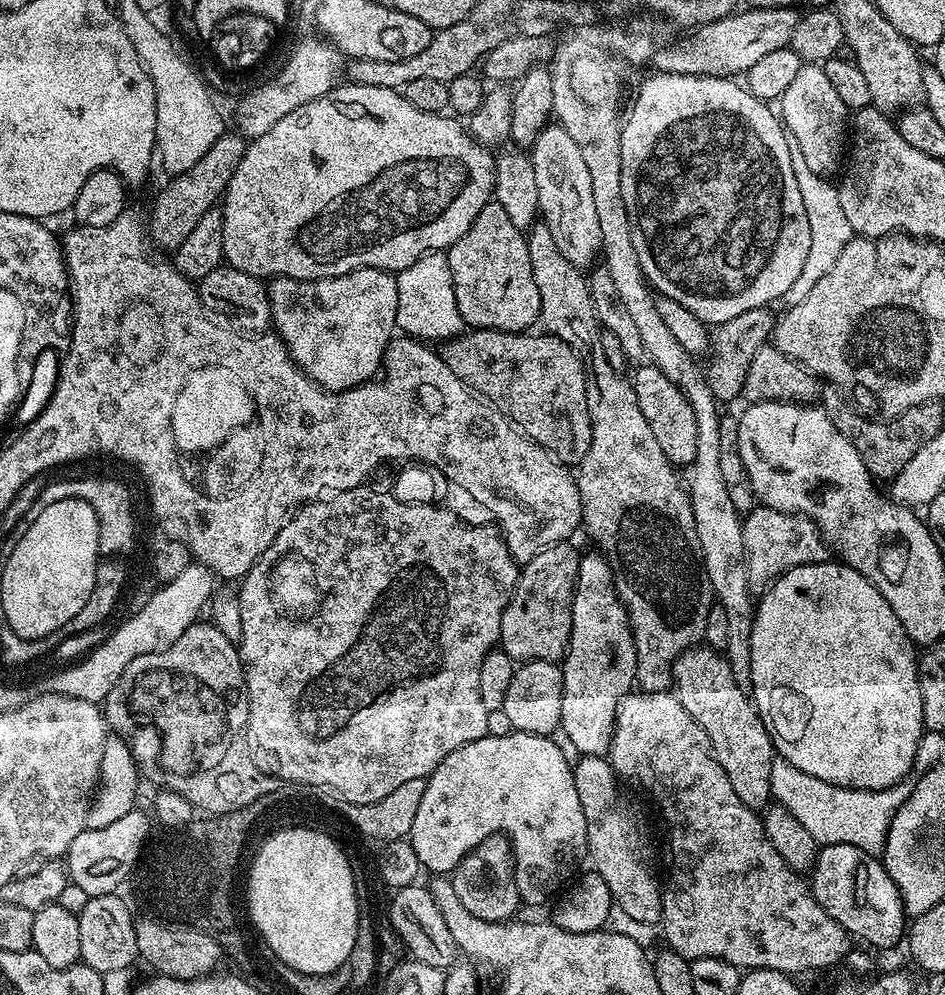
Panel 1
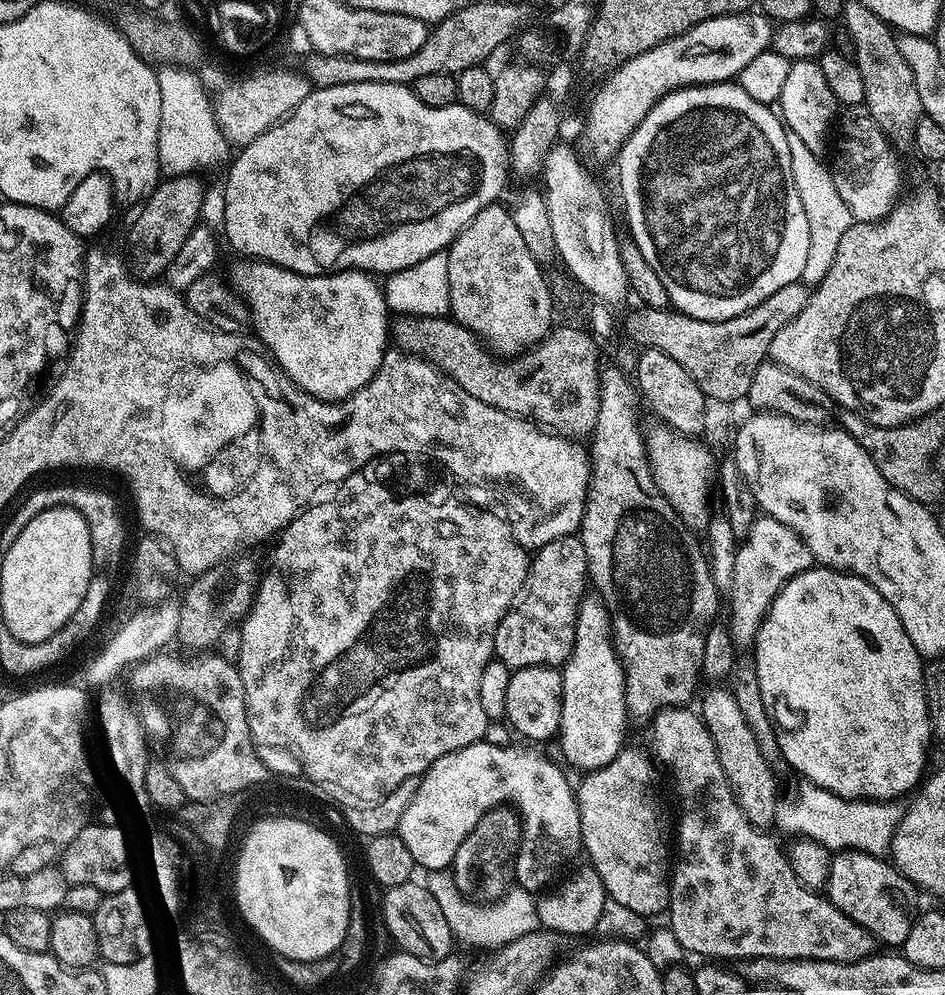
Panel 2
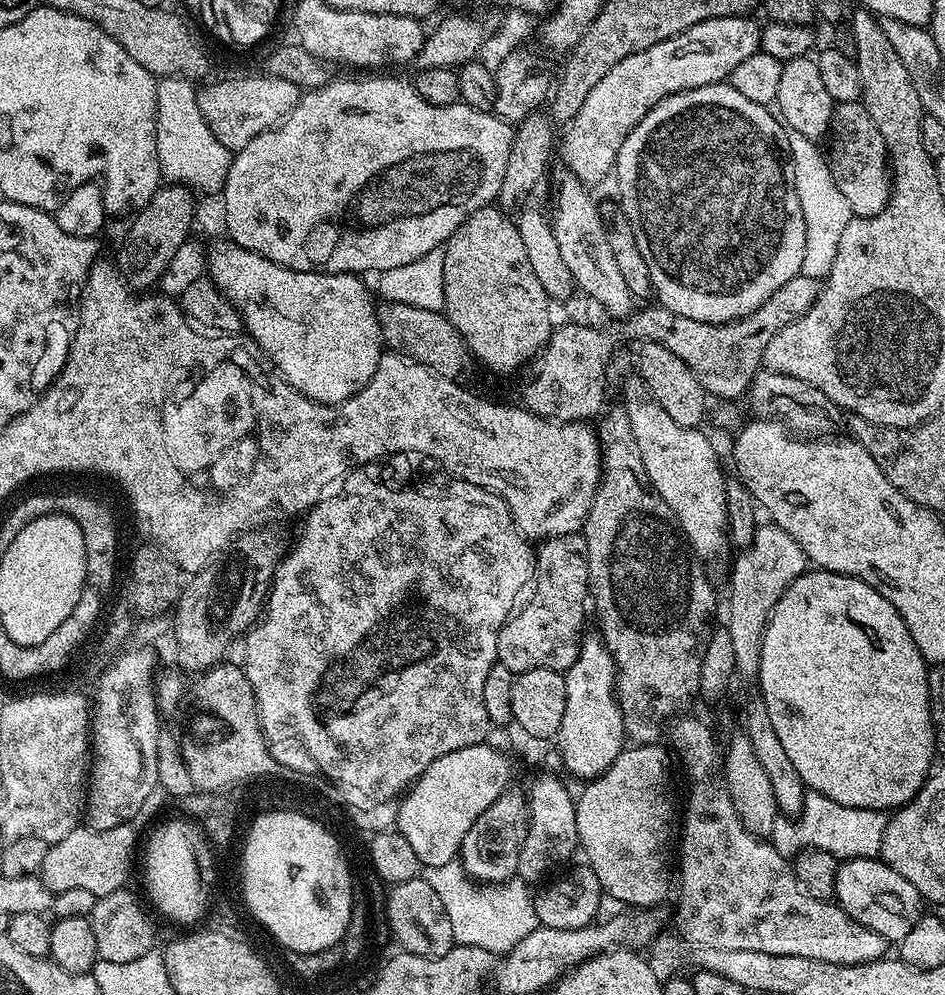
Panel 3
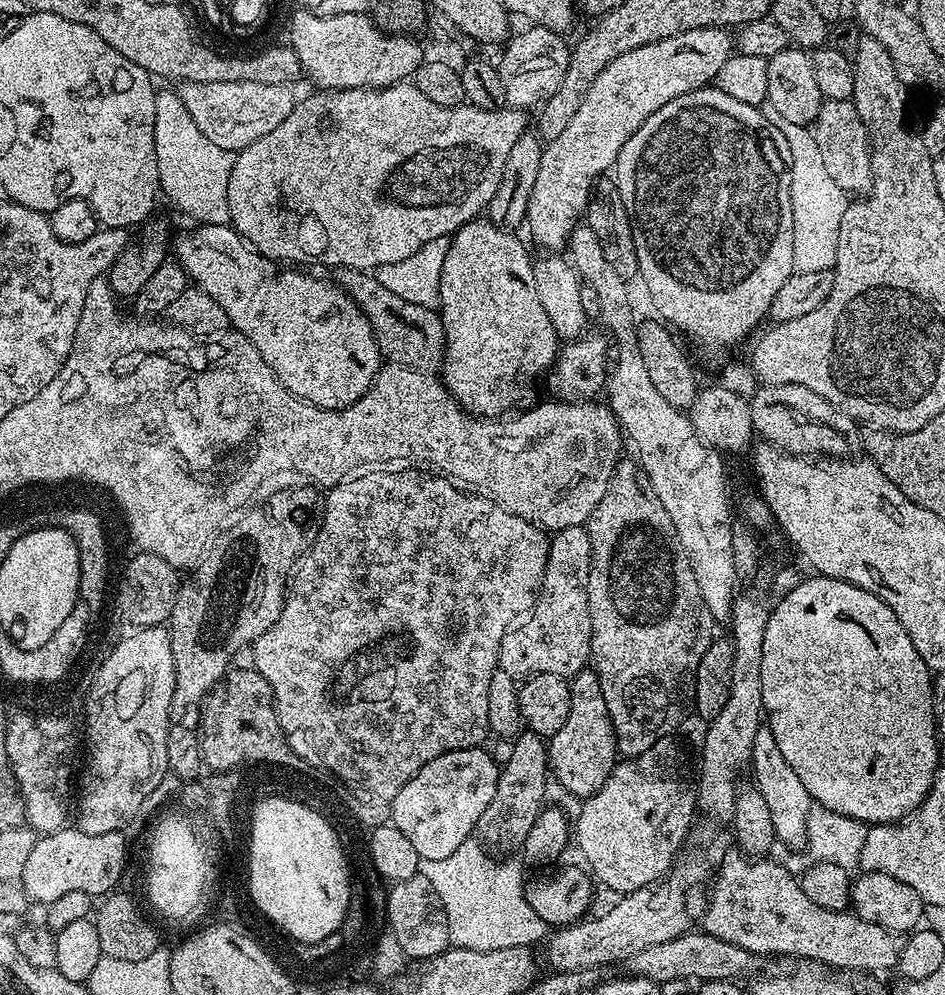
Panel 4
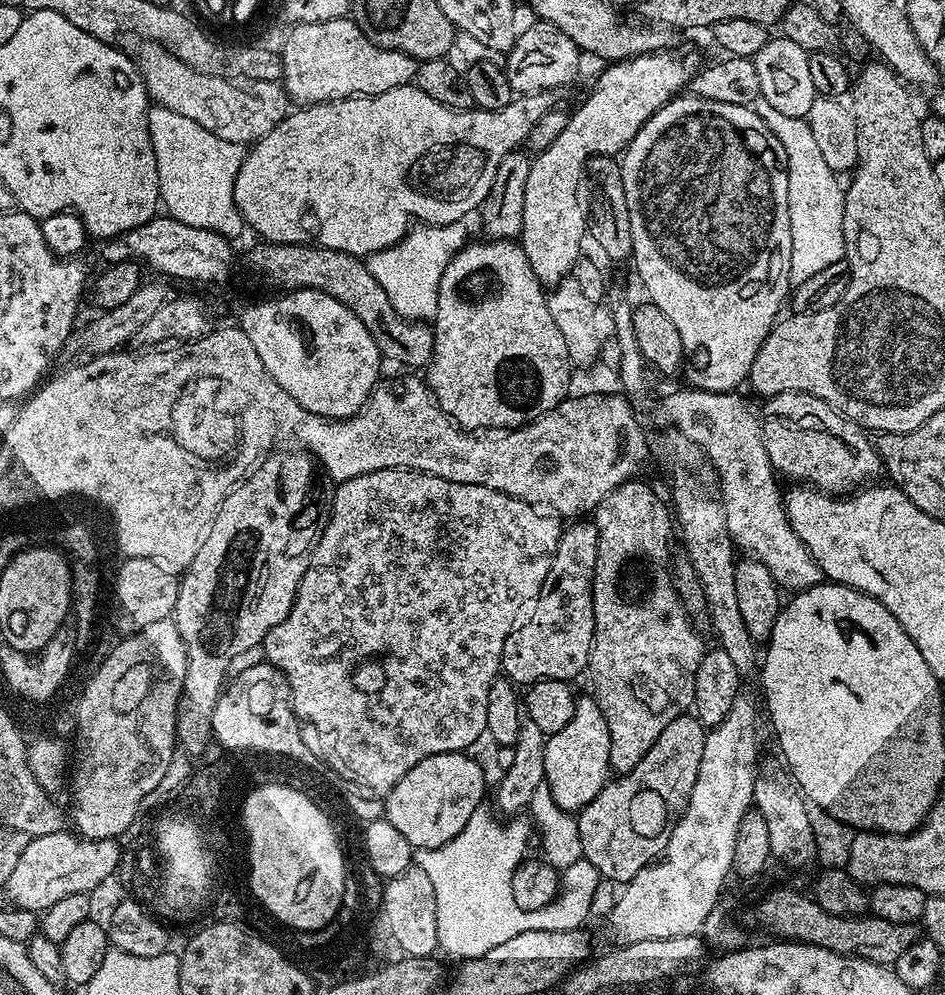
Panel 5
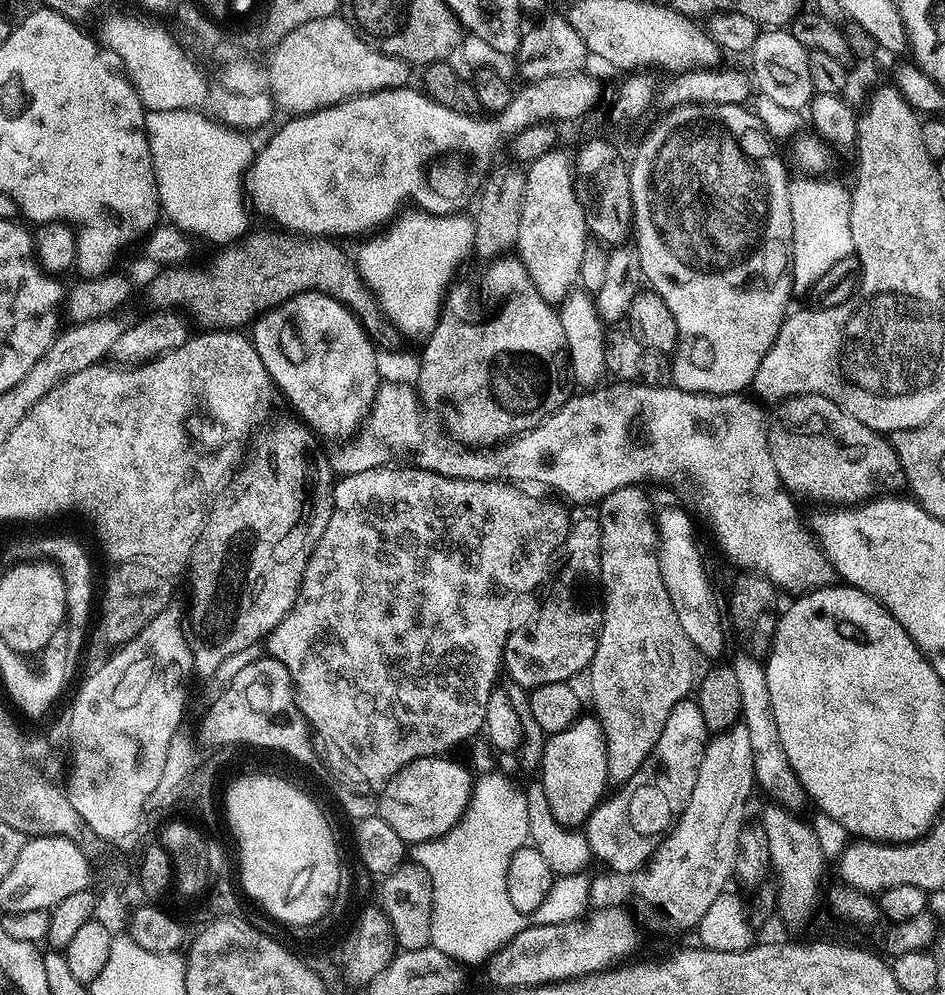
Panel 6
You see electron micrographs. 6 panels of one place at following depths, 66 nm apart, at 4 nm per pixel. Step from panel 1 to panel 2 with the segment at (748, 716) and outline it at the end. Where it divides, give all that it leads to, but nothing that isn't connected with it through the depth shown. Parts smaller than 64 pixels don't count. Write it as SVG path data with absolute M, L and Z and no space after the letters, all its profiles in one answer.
M712 686L708 693L700 700L700 708L698 707L698 715L703 720L706 730L712 736L712 741L716 747L718 754L718 762L722 762L722 770L728 779L730 790L736 799L736 805L742 810L742 814L746 814L746 818L750 818L750 822L756 828L765 830L771 829L776 823L776 801L778 793L776 793L776 776L772 773L769 757L762 754L762 750L758 748L758 738L754 738L754 730L750 730L750 722L746 722L745 715L742 710L738 710L738 702L734 702L734 694L731 687L728 686Z

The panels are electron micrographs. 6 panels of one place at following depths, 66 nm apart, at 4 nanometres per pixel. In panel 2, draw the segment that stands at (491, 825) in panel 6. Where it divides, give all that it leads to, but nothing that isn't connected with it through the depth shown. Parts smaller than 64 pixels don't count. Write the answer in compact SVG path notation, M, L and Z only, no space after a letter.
M447 871L433 872L427 877L426 887L430 894L442 906L442 914L446 914L446 922L450 922L450 930L457 941L473 944L476 948L495 950L503 948L505 944L522 938L522 934L530 934L539 929L537 921L536 903L533 893L524 891L519 886L508 889L503 899L491 905L481 905L470 901L456 889L456 881Z

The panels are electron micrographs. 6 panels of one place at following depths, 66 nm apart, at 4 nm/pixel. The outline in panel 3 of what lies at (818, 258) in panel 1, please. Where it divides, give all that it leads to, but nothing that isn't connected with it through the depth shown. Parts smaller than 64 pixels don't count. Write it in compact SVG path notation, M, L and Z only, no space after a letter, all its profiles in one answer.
M784 124L782 130L785 138L788 139L788 156L792 159L792 168L790 164L790 186L797 192L798 206L802 210L806 230L806 246L808 250L815 249L816 243L820 240L820 232L829 232L831 243L835 245L842 238L842 230L846 230L848 223L854 219L850 210L850 202L846 202L842 190L838 190L838 182L834 182L834 174L830 170L822 148L820 152L821 145L806 138L804 134L798 134L798 130L794 130L794 126L789 124Z

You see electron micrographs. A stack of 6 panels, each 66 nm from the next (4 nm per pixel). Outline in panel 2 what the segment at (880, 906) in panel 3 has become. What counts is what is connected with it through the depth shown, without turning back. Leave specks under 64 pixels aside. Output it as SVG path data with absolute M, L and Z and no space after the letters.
M837 852L832 857L826 883L826 896L842 914L862 926L877 941L902 946L910 934L914 885L887 859L865 852Z

